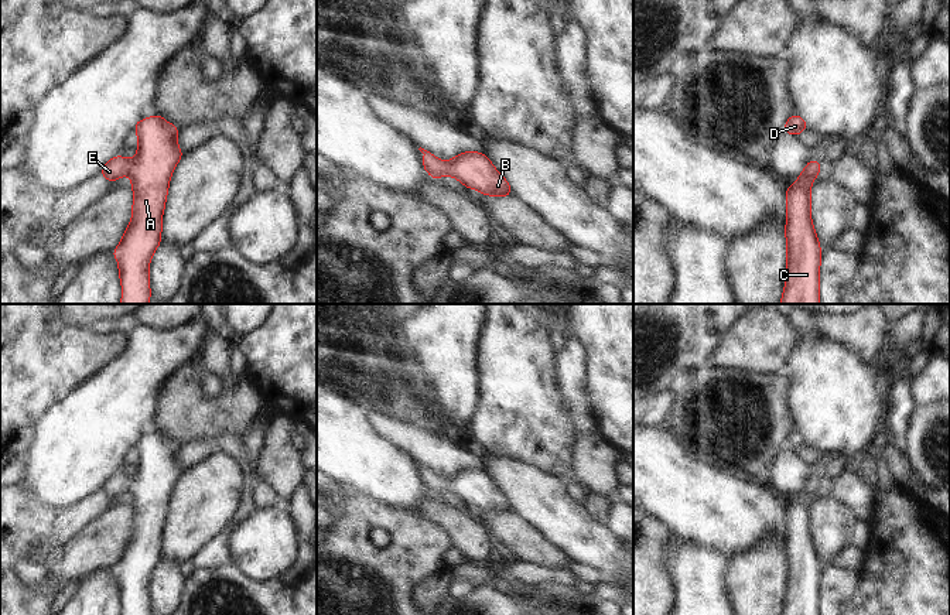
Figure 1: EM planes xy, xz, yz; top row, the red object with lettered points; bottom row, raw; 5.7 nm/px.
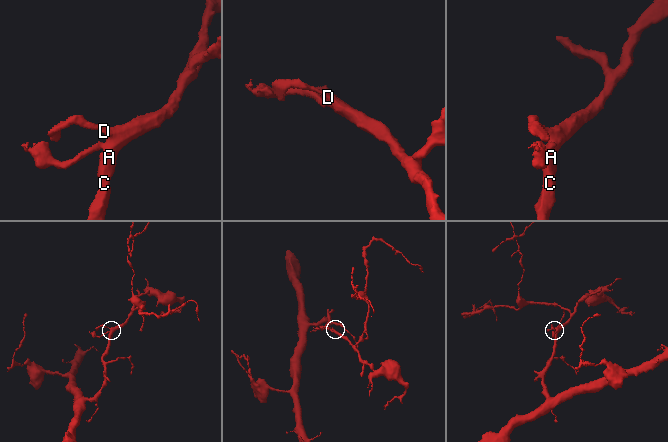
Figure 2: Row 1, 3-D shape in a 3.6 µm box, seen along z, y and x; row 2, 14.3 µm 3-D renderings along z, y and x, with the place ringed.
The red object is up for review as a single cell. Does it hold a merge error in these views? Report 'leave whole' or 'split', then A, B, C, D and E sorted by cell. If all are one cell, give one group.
leave whole | A B C D E

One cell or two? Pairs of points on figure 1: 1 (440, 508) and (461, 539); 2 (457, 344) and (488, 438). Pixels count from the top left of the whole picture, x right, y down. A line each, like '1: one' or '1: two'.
1: one
2: two

